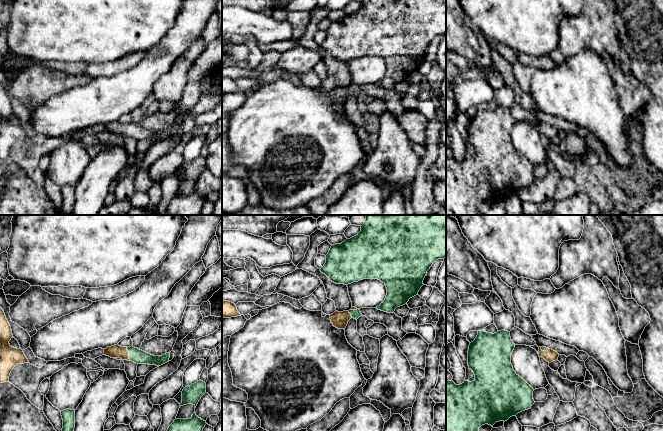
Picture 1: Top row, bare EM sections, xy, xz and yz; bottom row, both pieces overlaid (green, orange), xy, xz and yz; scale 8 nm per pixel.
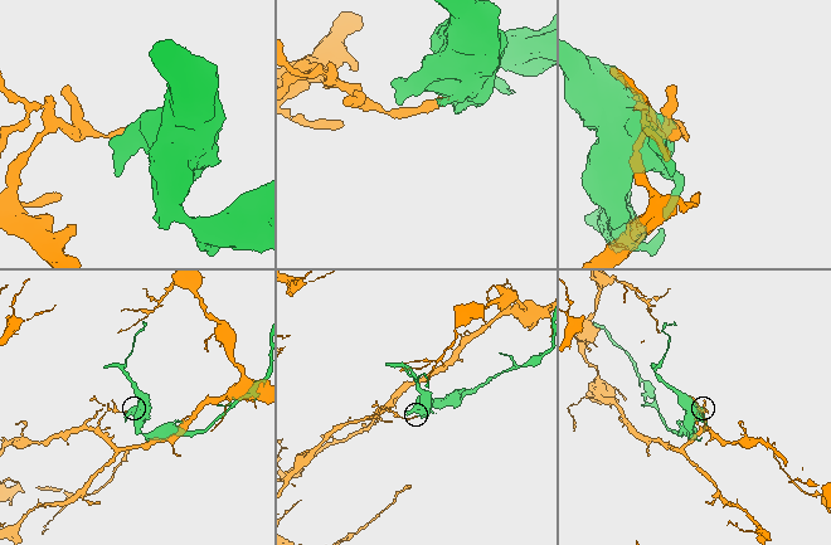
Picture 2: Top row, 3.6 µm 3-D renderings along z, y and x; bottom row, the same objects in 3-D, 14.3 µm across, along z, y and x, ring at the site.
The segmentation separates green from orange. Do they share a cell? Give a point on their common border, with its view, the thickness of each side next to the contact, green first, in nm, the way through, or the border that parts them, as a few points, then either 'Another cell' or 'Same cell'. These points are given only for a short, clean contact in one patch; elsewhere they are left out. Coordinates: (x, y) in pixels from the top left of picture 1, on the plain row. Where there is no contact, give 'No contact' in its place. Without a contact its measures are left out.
Touches green at xy (129, 130). Thickness 120 nm (green) against 110 nm. Boundary: xy (126, 124), (130, 136). Another cell

